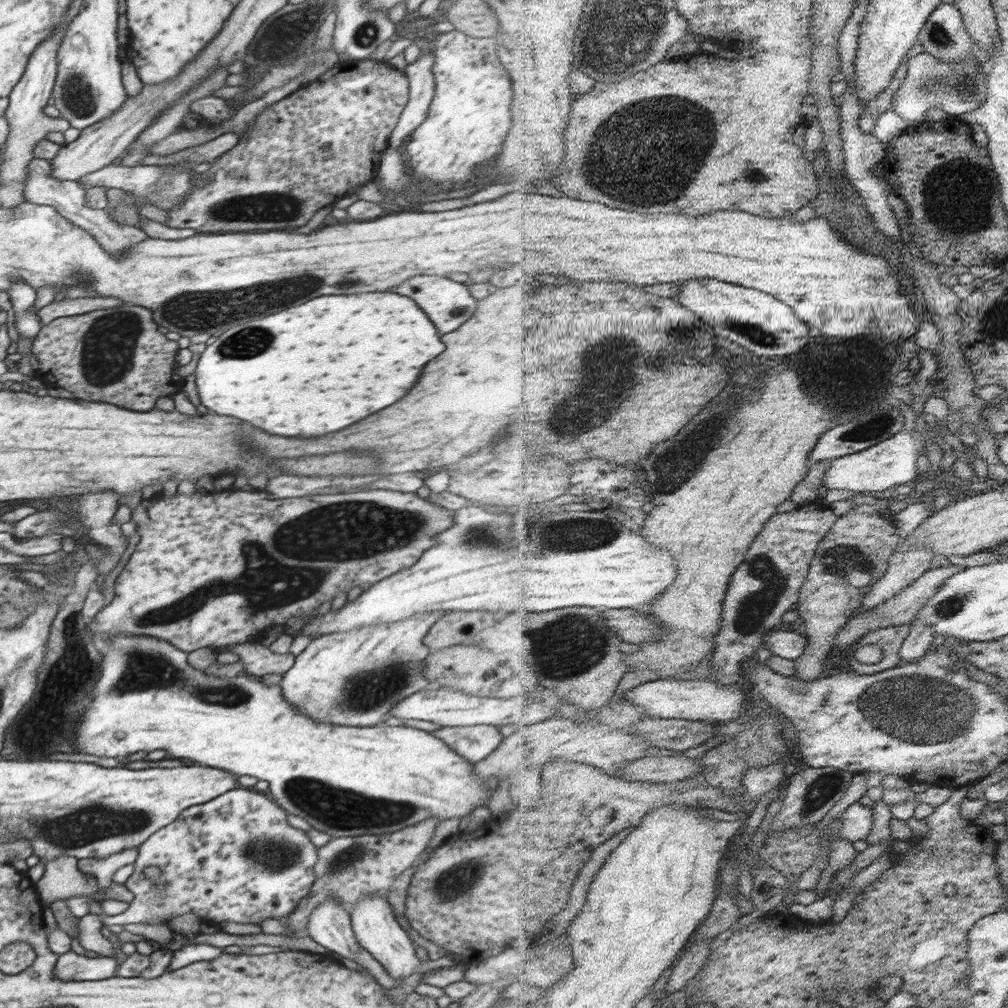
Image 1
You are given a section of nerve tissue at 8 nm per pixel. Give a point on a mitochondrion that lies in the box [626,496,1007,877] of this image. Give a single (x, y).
(916, 711)

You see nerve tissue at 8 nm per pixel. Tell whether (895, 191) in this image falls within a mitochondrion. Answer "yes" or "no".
no

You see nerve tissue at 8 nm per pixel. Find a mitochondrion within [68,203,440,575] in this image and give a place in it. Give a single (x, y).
(193, 311)

